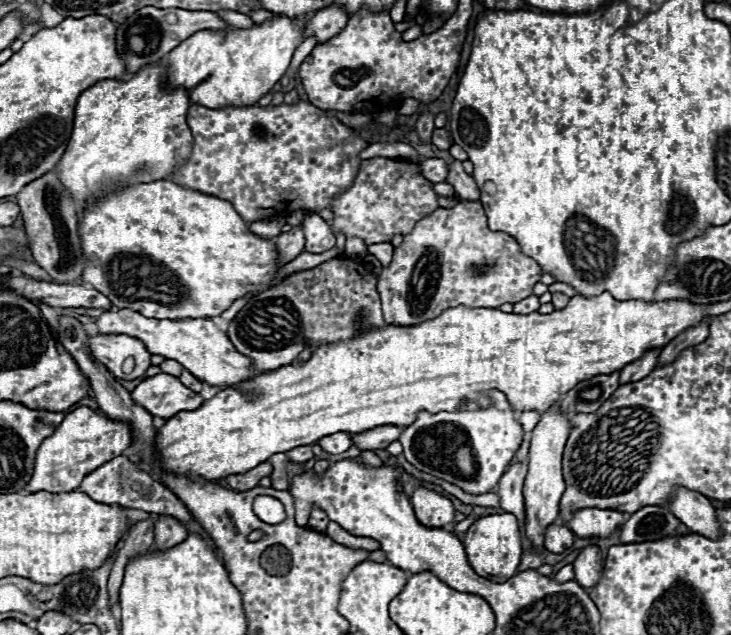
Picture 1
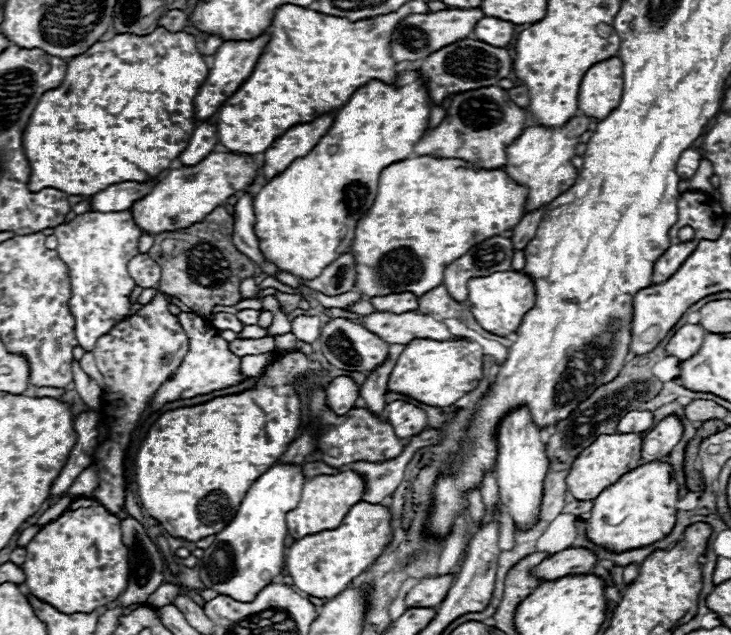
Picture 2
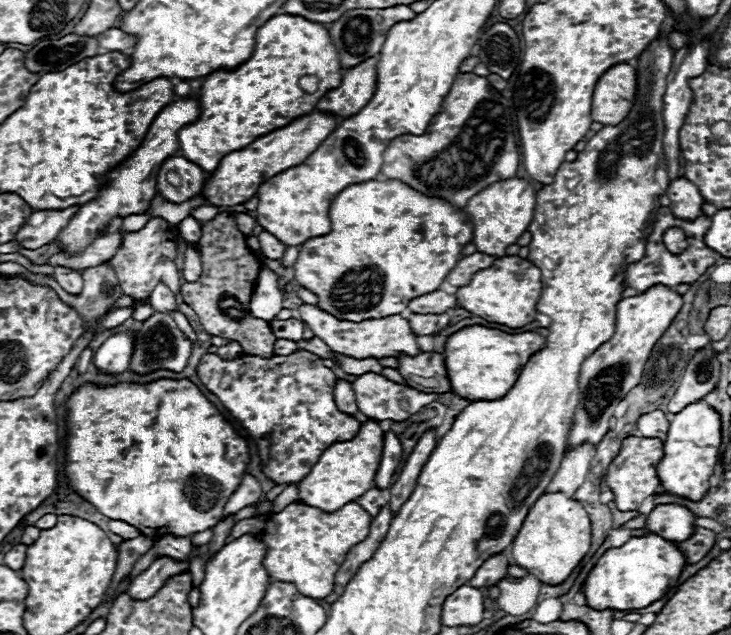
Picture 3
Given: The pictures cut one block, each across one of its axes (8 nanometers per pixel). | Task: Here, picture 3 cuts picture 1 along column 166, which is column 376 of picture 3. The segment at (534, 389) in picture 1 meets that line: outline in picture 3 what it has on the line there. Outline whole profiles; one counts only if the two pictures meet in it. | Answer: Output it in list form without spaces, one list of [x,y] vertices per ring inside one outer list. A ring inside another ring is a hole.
[[[366,420],[352,440],[336,442],[322,452],[320,460],[312,466],[310,474],[298,484],[300,490],[298,500],[324,512],[336,512],[344,504],[356,500],[366,490],[374,488],[374,476],[380,466],[382,448],[384,448],[384,430],[376,420]]]

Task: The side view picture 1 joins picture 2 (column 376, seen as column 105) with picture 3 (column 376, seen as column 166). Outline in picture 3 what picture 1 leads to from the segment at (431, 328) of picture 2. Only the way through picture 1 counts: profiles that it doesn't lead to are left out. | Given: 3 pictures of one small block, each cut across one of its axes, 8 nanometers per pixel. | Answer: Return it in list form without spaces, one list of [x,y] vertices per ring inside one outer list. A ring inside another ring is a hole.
[[[302,304],[300,306],[300,318],[304,324],[310,326],[314,336],[318,336],[324,344],[328,344],[334,352],[340,352],[344,356],[364,360],[364,358],[398,358],[400,354],[406,356],[416,356],[420,354],[420,348],[416,344],[416,336],[410,330],[410,324],[406,318],[400,314],[388,316],[388,318],[378,318],[378,320],[364,320],[364,322],[348,322],[348,320],[338,320],[328,312],[318,310],[312,304]]]

